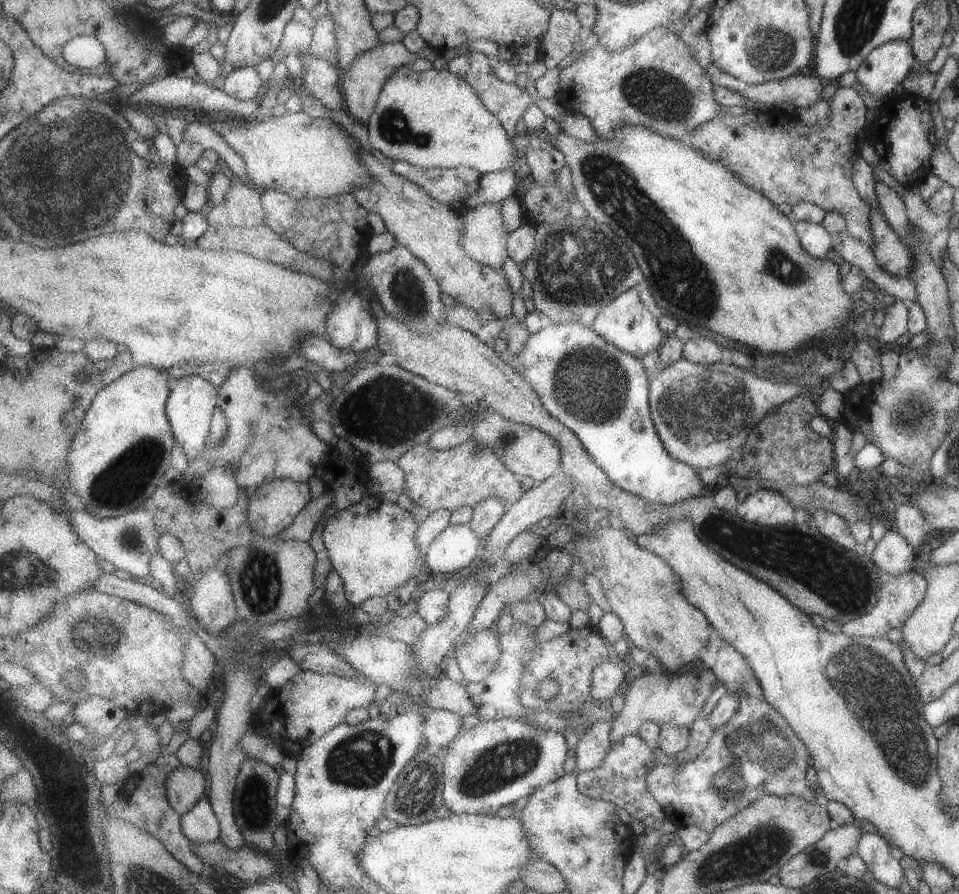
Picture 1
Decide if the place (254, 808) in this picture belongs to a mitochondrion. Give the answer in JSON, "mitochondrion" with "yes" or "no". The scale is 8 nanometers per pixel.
{"mitochondrion":"yes"}

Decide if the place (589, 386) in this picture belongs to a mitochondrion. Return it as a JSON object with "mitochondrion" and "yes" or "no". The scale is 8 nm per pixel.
{"mitochondrion":"yes"}

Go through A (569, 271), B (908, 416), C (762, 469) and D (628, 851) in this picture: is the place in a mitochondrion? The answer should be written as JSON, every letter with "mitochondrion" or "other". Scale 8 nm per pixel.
{"A":"mitochondrion","B":"mitochondrion","C":"other","D":"other"}

